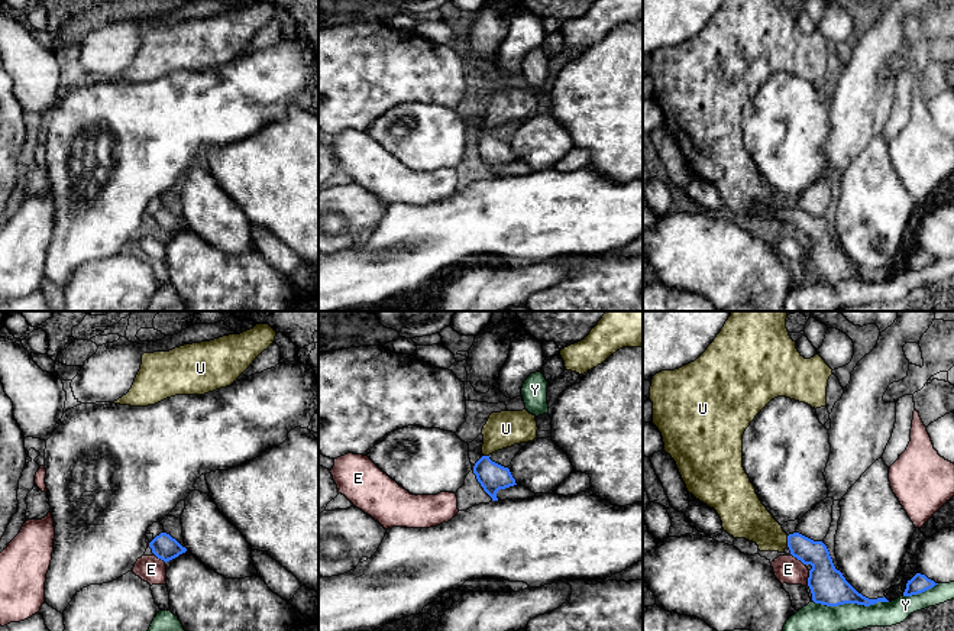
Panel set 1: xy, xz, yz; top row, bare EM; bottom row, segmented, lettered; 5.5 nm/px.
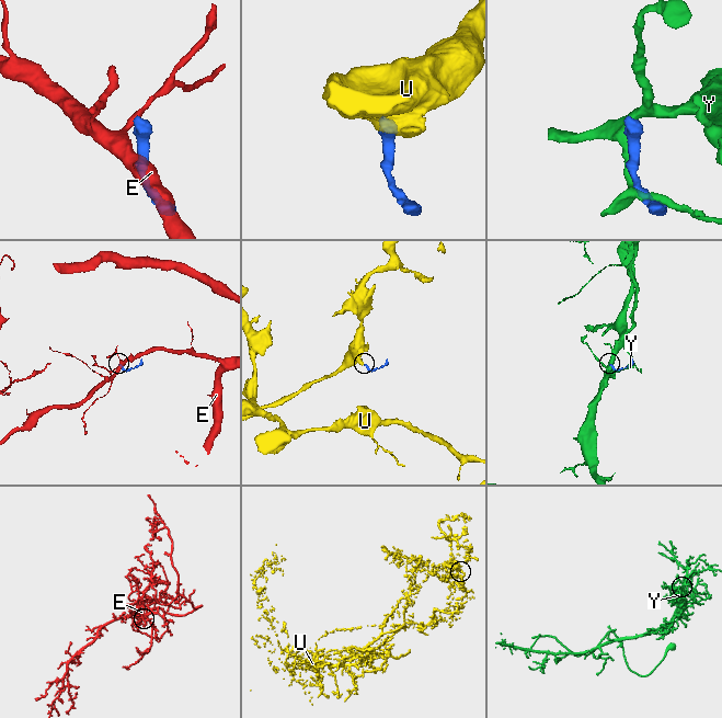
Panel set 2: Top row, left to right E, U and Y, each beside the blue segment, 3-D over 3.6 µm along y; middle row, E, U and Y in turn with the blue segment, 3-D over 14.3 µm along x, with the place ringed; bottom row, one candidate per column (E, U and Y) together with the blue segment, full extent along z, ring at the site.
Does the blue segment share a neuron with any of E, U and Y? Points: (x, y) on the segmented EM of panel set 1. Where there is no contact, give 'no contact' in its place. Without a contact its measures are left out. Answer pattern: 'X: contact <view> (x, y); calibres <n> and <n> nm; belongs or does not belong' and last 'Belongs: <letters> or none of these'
E: contact yz (808, 578); calibres 200 and 160 nm; does not belong
U: contact yz (788, 541); calibres 140 and 220 nm; belongs
Y: contact yz (851, 602); calibres 200 and 160 nm; does not belong
Belongs: U

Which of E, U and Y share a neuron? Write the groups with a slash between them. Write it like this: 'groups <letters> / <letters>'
groups E / U / Y

